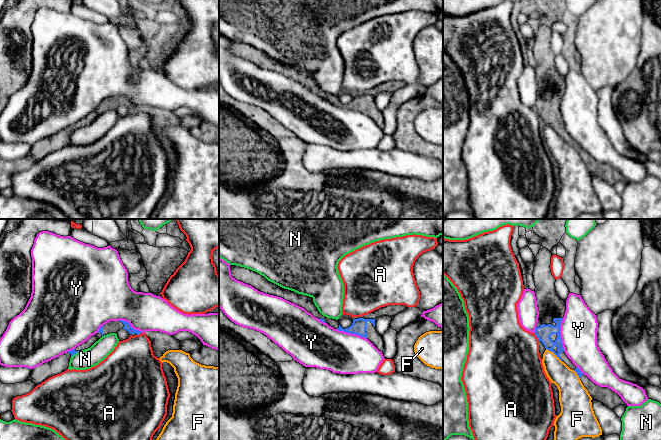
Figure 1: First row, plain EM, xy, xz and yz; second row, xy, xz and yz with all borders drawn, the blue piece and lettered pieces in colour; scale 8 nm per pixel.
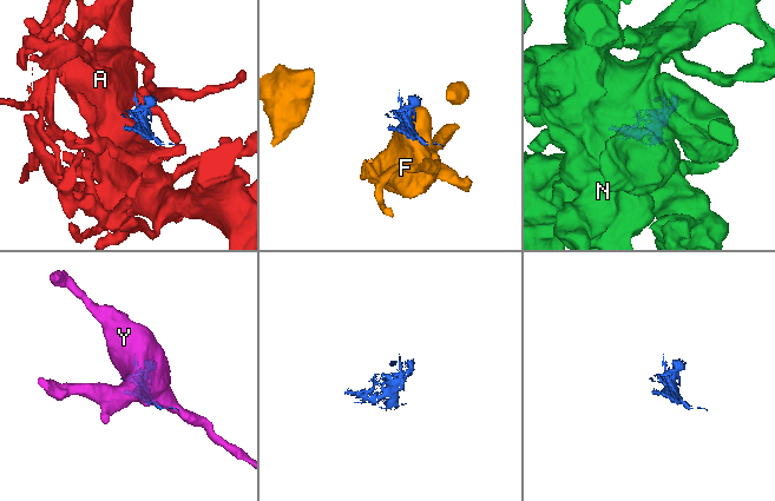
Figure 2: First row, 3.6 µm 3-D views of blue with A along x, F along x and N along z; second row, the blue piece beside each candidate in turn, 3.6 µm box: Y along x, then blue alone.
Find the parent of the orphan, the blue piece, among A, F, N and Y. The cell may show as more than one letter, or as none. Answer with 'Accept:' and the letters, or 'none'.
Accept: none

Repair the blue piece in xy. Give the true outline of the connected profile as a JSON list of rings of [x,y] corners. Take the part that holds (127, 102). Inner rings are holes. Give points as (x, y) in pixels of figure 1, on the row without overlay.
[[[123,96],[120,97],[110,97],[100,103],[99,107],[91,112],[86,118],[77,122],[75,125],[68,127],[60,131],[51,137],[45,138],[40,142],[32,145],[31,150],[27,156],[32,157],[36,162],[47,156],[48,154],[60,150],[66,147],[69,143],[70,134],[79,127],[90,124],[96,117],[98,117],[102,112],[116,109],[120,105],[127,106],[130,111],[139,111],[142,108],[135,106],[131,101]]]

